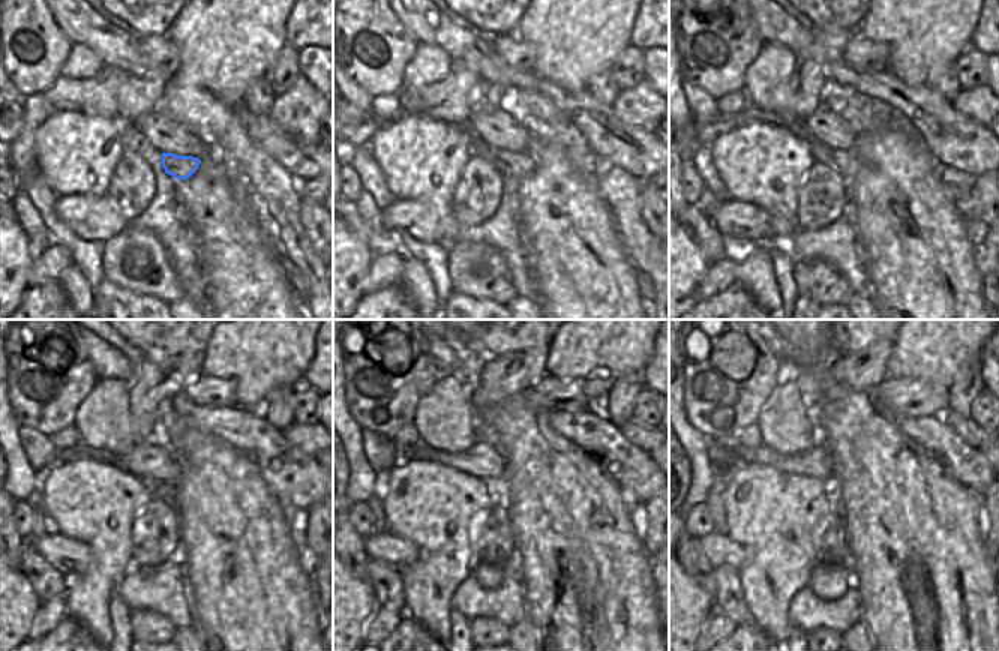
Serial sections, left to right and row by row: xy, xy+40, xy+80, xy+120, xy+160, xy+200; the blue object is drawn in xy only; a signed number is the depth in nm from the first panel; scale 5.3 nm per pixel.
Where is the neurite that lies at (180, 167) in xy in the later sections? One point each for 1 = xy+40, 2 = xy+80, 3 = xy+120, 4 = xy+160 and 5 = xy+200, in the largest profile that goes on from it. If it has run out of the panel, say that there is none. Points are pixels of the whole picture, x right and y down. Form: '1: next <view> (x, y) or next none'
1: next xy+40 (518, 165)
2: next xy+80 (845, 162)
3: next xy+120 (159, 489)
4: next xy+160 (497, 485)
5: next xy+200 (831, 485)

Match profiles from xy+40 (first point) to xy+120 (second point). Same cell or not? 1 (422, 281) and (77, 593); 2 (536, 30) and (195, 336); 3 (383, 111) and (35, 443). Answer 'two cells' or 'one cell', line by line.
1: one cell
2: two cells
3: two cells

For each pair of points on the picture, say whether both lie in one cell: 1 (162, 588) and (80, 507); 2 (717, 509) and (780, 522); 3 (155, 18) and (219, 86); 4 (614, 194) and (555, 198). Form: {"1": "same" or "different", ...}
{"1": "different", "2": "different", "3": "different", "4": "different"}

